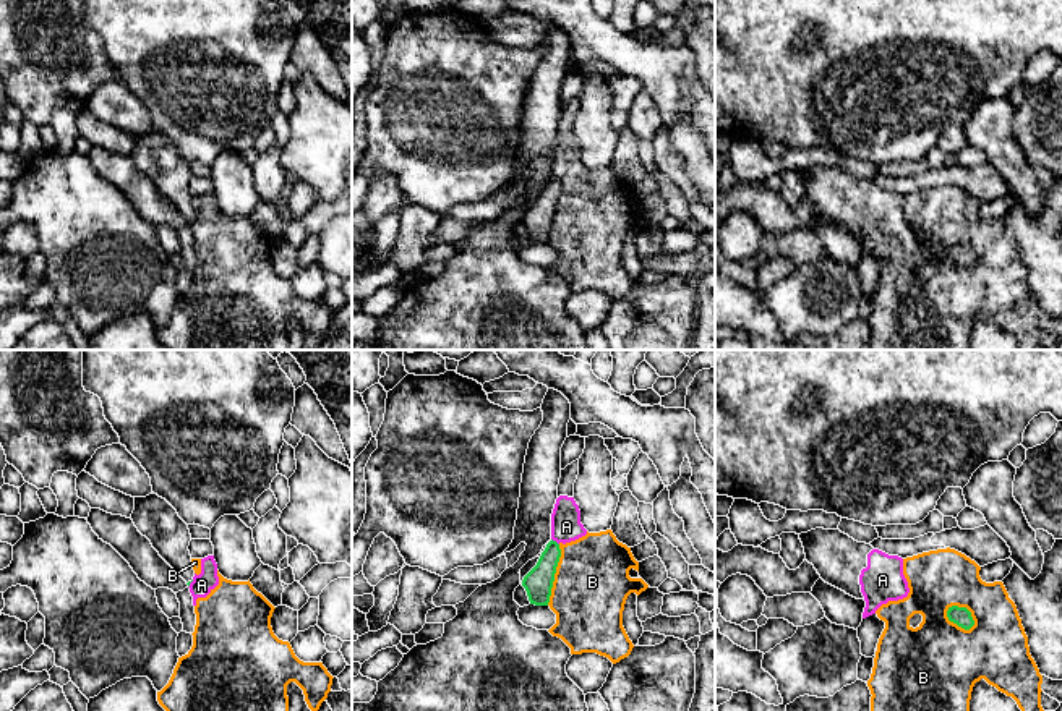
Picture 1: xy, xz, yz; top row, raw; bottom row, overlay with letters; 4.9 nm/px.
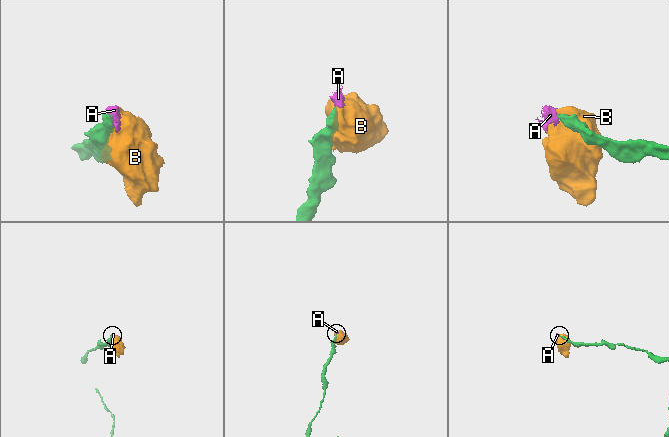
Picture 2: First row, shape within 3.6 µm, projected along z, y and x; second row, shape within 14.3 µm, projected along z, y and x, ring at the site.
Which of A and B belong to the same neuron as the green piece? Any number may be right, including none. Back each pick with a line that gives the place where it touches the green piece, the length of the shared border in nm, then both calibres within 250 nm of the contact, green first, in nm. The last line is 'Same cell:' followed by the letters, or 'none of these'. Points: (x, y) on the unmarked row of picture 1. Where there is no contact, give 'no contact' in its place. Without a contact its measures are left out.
Same cell: none of these

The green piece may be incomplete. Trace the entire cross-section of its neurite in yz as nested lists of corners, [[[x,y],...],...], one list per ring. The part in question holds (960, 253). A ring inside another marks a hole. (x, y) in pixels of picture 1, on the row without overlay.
[[[952,243],[947,248],[947,254],[950,259],[957,261],[965,267],[970,267],[974,262],[971,249],[966,245]]]

